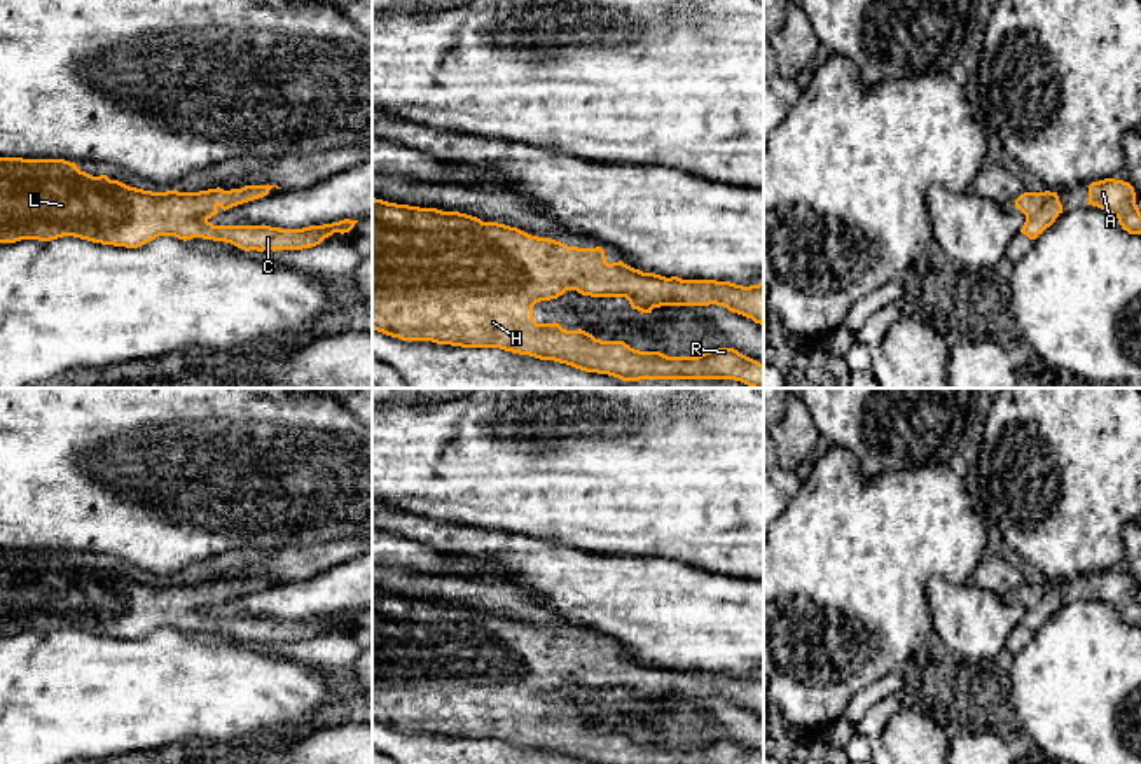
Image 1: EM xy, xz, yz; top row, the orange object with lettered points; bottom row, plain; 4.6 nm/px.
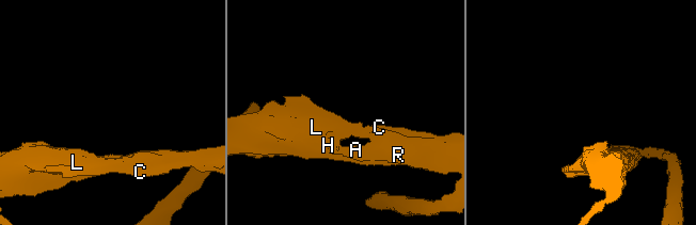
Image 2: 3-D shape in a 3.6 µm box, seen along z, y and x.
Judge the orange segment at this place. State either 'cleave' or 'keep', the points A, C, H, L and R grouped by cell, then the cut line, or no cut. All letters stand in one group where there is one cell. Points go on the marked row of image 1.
keep; A C H L R; no cut

